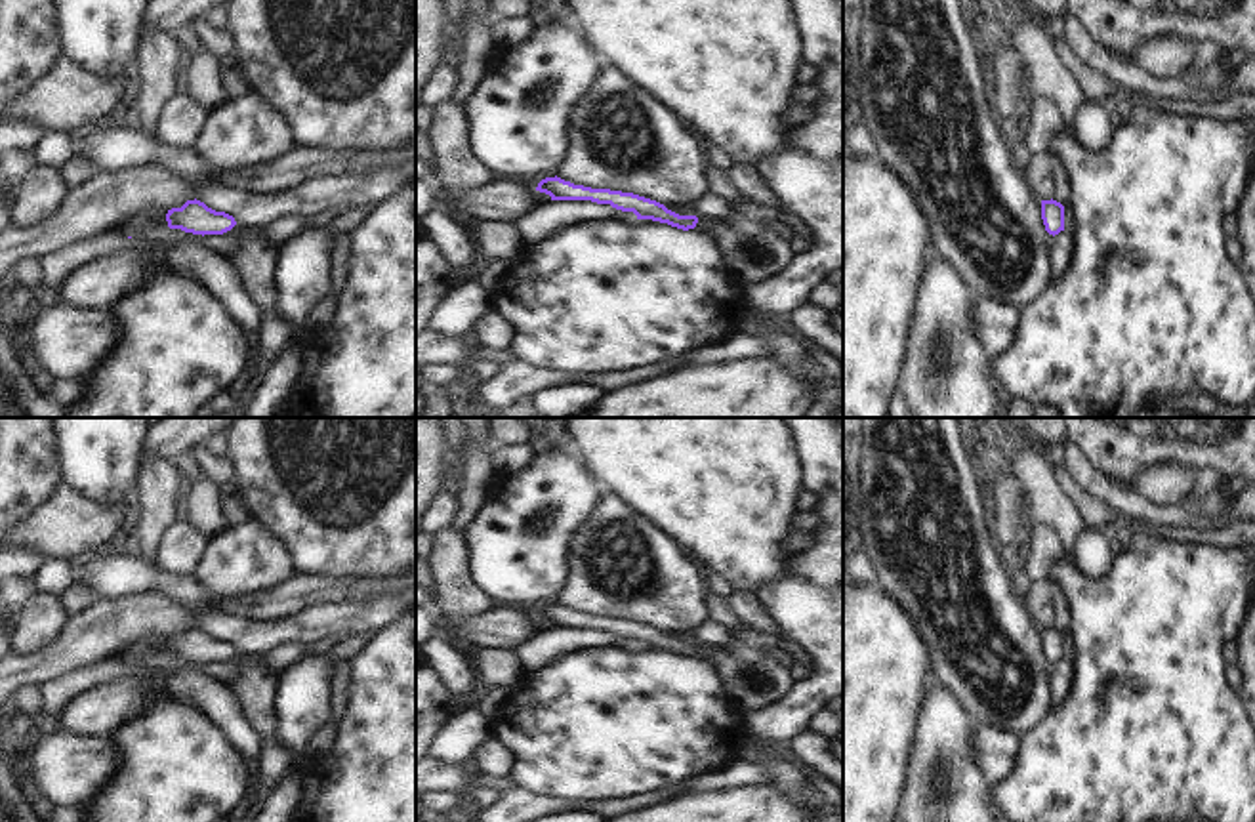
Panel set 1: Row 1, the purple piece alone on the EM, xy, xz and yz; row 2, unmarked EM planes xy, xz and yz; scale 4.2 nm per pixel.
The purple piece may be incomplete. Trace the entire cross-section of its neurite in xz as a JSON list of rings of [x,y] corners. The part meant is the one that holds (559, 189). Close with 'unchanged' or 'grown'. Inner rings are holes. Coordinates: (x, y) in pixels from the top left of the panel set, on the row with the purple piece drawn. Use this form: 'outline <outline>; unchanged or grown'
outline [[[545,177],[536,191],[551,200],[591,200],[633,212],[637,219],[652,219],[689,231],[702,229],[719,252],[721,265],[736,288],[772,280],[795,256],[790,242],[771,225],[772,212],[748,200],[730,202],[727,219],[700,223],[696,216],[679,216],[664,204],[622,191],[591,189],[561,177]]]; grown

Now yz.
outline [[[1041,200],[1041,219],[1049,235],[1064,231],[1064,206],[1057,200]]]; unchanged

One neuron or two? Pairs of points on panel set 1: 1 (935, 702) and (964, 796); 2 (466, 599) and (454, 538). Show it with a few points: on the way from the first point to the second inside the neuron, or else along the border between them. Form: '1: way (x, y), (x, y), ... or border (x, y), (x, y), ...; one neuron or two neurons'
1: way (943, 725), (943, 750), (952, 760), (954, 773); one neuron
2: way (454, 584), (454, 554); one neuron

